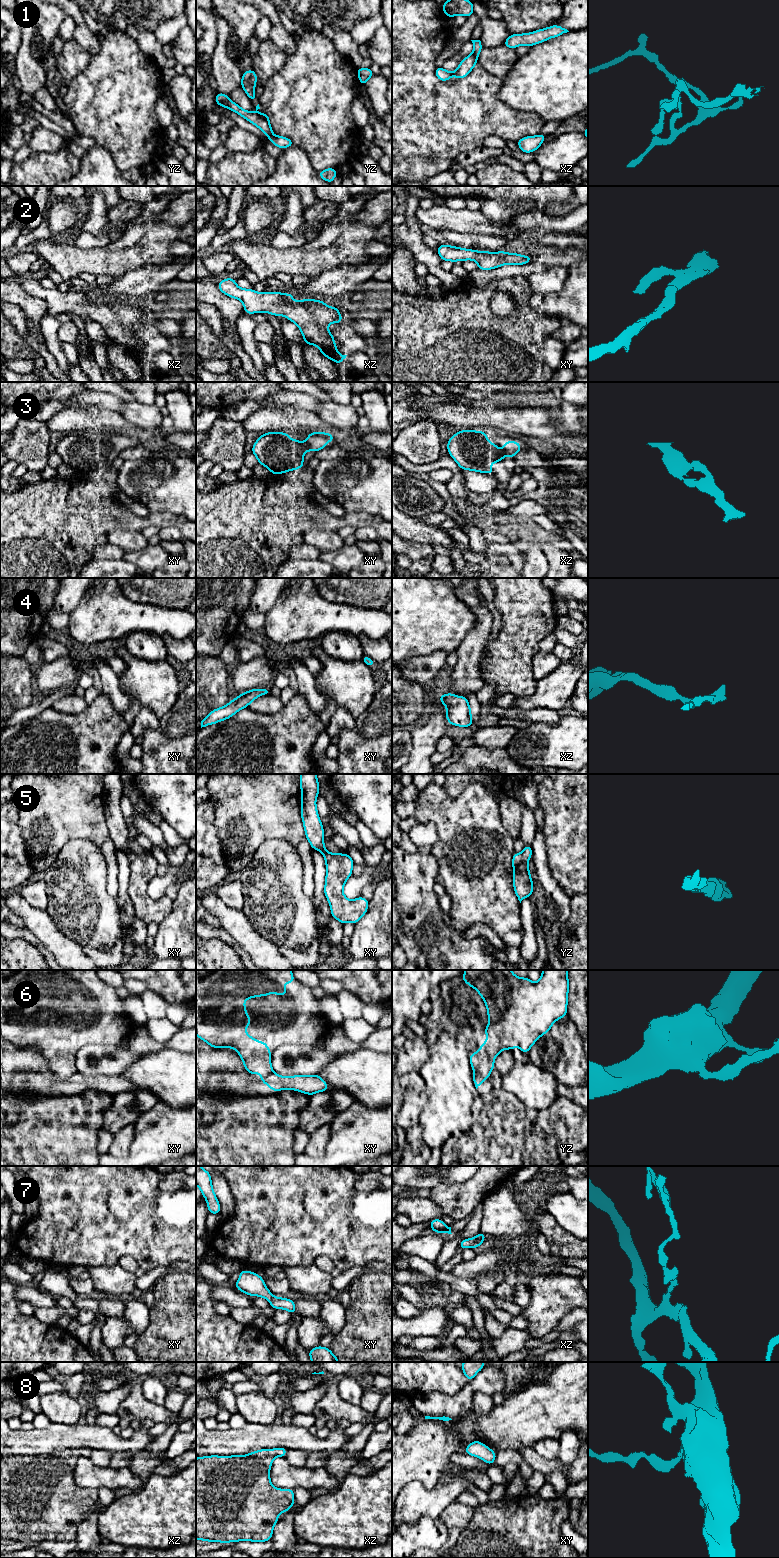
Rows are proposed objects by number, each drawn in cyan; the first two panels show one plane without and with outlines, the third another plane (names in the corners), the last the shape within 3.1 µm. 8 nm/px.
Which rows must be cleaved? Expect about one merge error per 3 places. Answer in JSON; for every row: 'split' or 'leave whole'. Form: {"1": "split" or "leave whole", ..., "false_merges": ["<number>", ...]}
{"1": "split", "2": "leave whole", "3": "leave whole", "4": "leave whole", "5": "leave whole", "6": "split", "7": "leave whole", "8": "leave whole", "false_merges": ["1", "6"]}

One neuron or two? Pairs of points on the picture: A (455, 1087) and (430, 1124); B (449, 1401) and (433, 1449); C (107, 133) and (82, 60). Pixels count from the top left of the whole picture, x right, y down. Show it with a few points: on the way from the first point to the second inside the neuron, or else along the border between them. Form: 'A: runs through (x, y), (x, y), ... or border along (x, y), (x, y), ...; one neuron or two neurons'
A: runs through (450, 1096), (449, 1105), (439, 1115); one neuron
B: border along (473, 1410), (452, 1419); two neurons
C: border along (91, 55), (89, 64), (69, 85); two neurons

